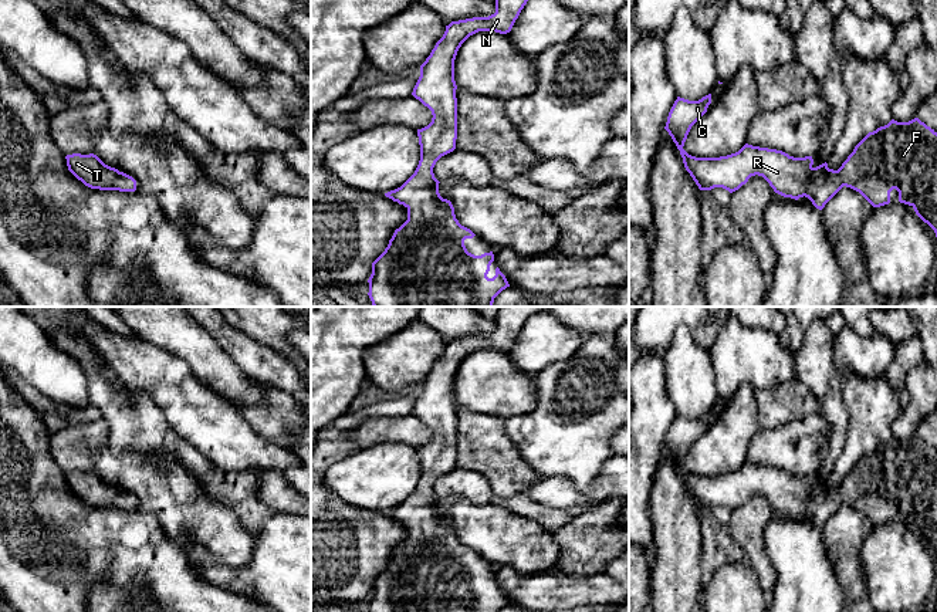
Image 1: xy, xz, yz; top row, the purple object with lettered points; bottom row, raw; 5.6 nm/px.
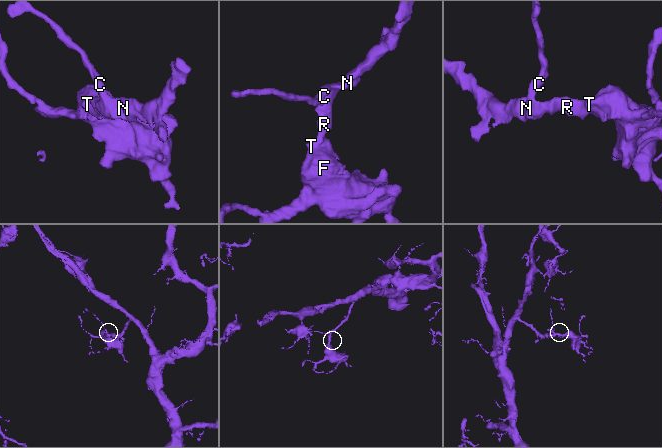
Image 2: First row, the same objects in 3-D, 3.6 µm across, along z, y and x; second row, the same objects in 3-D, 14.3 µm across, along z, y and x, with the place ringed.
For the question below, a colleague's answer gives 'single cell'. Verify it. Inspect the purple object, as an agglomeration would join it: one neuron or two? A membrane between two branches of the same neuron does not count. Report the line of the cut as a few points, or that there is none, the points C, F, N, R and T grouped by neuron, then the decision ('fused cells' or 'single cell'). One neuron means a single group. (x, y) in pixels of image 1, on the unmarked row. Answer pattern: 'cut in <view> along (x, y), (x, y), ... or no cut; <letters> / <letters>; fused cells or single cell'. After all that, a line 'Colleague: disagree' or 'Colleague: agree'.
no cut; C F N R T; single cell
Colleague: agree

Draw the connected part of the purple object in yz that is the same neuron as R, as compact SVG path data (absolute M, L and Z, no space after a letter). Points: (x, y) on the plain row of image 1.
M711 412L698 419L677 415L664 447L676 461L686 488L700 508L723 506L730 511L738 508L751 494L762 494L775 511L798 518L808 515L812 523L822 528L825 523L843 506L859 510L873 525L890 521L890 510L899 510L899 520L914 527L916 532L927 541L937 555L937 450L914 436L909 440L892 437L887 443L869 450L848 474L838 488L829 487L828 481L813 486L812 474L794 476L777 467L760 466L745 461L738 470L720 476L696 476L683 464L691 444L707 430Z

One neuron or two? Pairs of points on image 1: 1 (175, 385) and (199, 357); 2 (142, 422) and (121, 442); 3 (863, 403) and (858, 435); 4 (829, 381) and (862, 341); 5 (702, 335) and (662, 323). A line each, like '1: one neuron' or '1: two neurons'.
1: one neuron
2: one neuron
3: one neuron
4: two neurons
5: one neuron

